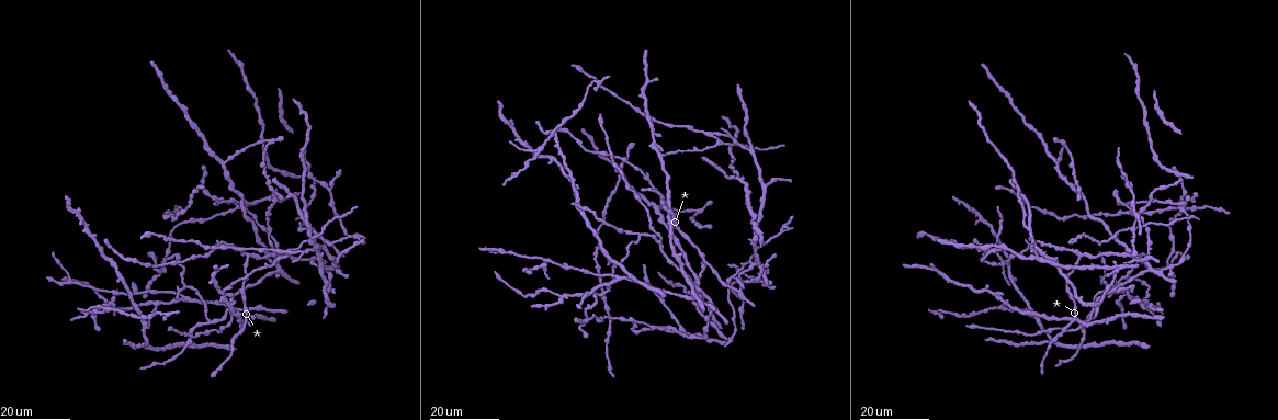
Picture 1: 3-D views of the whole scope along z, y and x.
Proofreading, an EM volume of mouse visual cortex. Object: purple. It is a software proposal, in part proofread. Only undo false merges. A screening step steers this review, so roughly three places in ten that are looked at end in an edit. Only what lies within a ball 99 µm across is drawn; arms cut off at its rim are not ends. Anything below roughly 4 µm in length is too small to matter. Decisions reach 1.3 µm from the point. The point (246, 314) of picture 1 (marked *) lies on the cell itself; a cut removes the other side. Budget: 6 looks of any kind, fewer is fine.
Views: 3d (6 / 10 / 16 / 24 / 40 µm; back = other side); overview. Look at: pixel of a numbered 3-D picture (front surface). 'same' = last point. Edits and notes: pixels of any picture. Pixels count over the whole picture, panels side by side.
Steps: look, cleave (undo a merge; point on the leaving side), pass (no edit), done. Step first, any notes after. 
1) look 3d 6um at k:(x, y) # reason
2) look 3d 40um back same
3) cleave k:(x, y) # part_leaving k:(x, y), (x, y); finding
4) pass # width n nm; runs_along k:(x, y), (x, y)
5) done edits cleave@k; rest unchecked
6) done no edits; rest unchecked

look 3d 16um at 1:(710, 136) # three-way junction

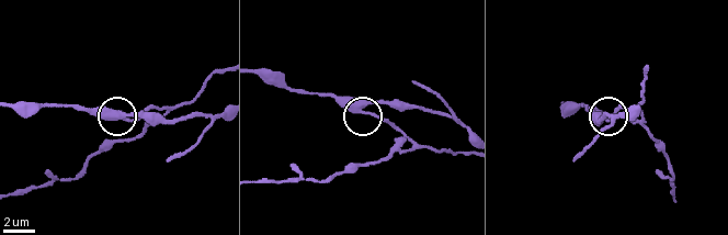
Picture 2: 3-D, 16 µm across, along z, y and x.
look 3d 6um at 2:(363, 110)

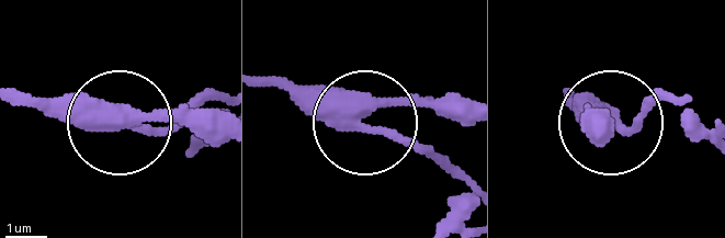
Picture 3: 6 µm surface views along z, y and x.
cleave 3:(155, 135) # arms 3; part_leaving 3:(103, 112), (172, 129), (215, 101); two cells meet here

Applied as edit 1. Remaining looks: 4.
look 3d 24um at 1:(303, 229) # three arms meet

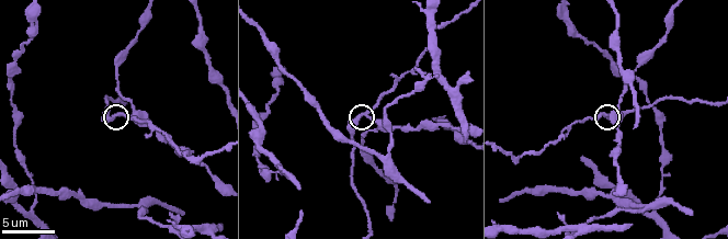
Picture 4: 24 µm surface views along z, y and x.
look 3d 6um at 4:(603, 112)

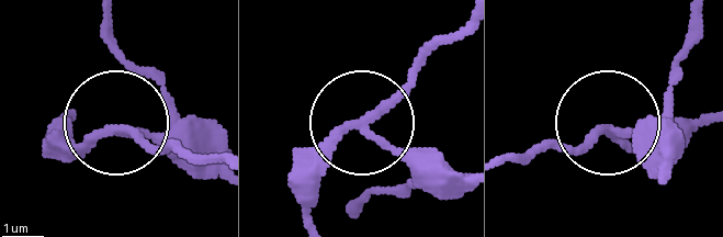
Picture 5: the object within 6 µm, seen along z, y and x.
cleave 5:(68, 135) # width 160 nm; part_leaving 5:(122, 133), (213, 154); a second cell is stuck on

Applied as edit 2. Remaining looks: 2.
done edits cleave@3, cleave@5; rest unchecked

